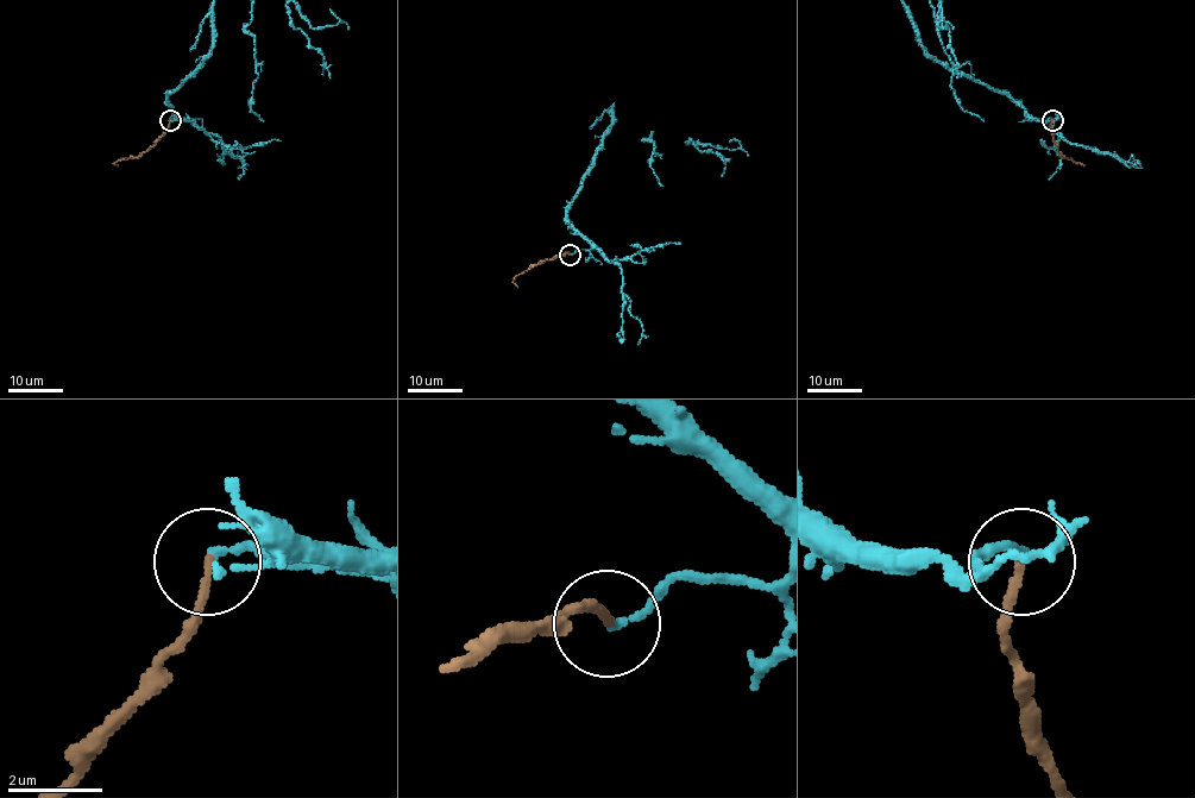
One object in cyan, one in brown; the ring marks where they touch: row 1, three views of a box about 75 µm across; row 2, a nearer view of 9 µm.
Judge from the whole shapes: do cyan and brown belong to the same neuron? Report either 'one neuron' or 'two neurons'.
two neurons

